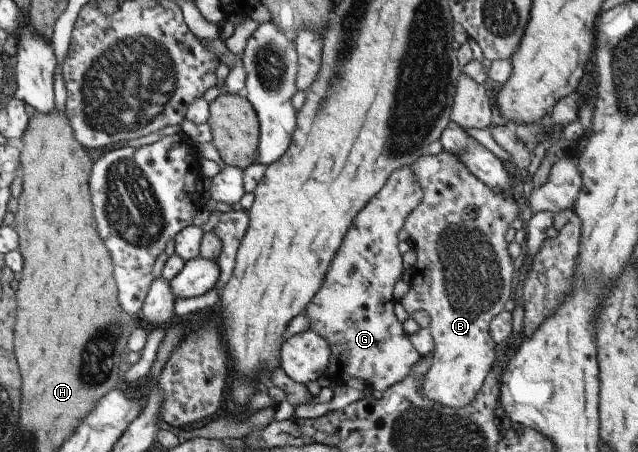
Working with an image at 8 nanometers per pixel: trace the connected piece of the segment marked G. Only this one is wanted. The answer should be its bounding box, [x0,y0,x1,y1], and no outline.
[304,166,421,392]

